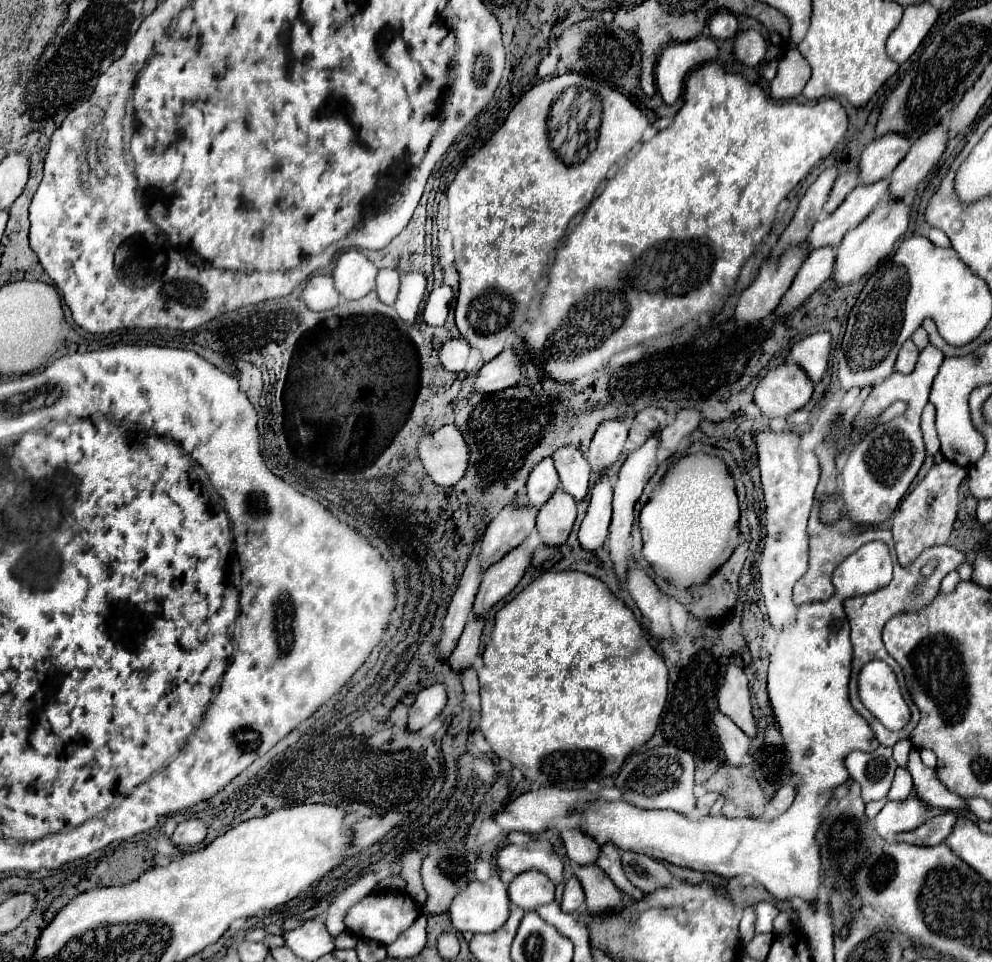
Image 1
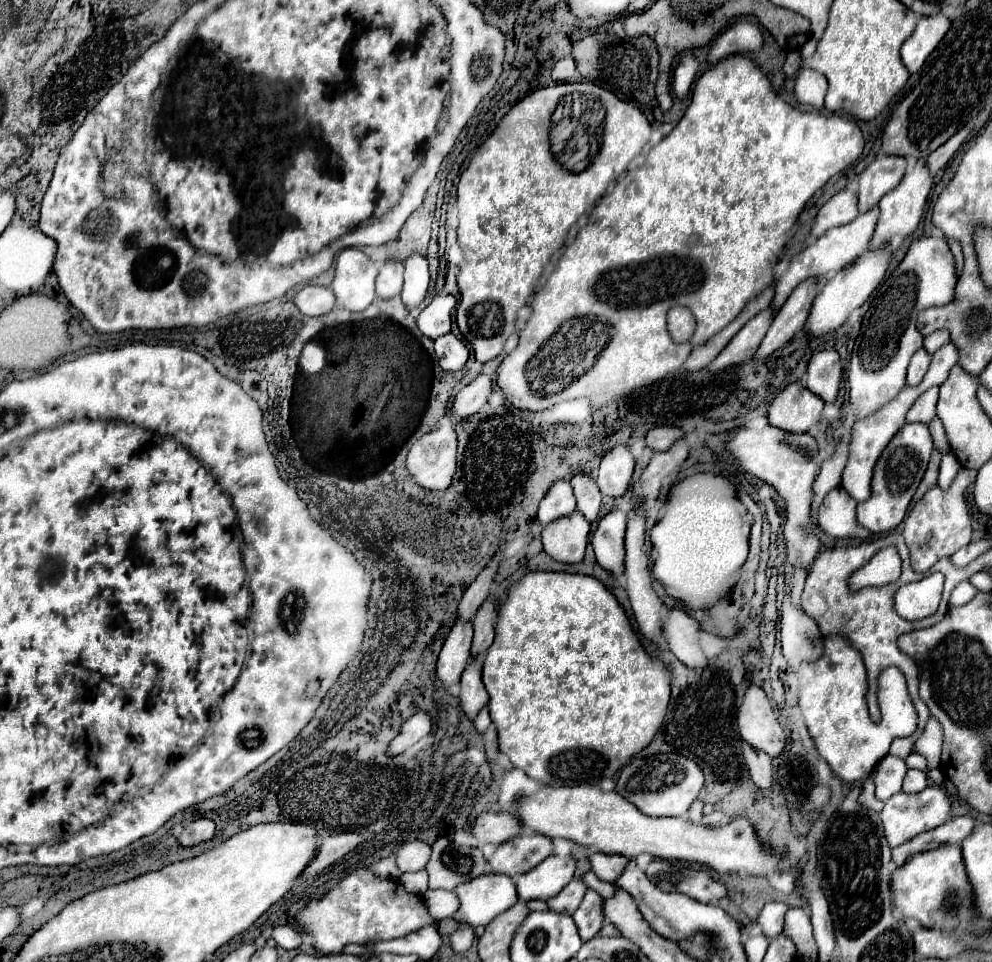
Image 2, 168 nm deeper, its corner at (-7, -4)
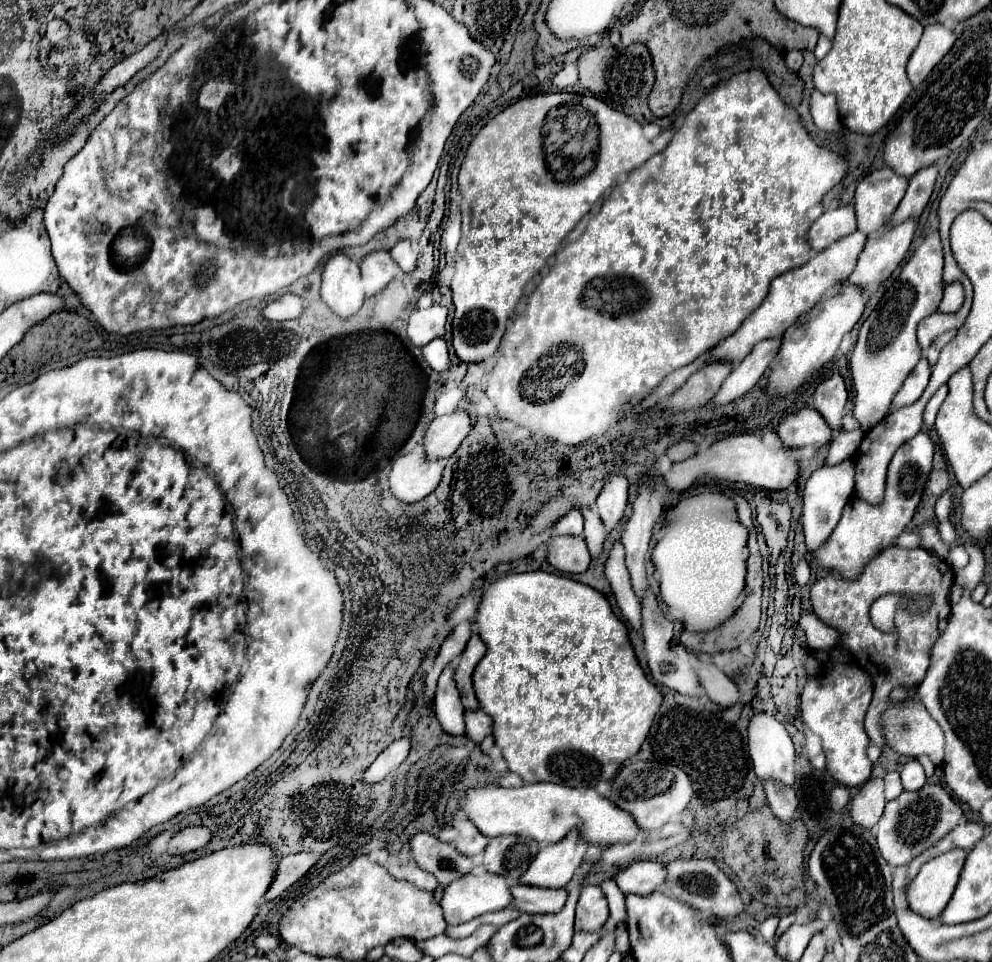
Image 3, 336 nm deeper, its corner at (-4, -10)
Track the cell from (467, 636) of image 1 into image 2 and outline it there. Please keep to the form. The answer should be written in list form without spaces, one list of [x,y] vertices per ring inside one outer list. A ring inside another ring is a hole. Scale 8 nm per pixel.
[[[477,657],[469,661],[467,669],[461,677],[461,693],[459,693],[459,707],[467,715],[467,719],[475,719],[479,711],[489,703],[489,695],[485,691],[485,685],[481,681],[481,667],[483,659]]]

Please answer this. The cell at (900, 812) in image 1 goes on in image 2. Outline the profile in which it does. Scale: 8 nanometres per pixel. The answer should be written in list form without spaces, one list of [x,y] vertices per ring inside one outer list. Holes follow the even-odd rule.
[[[929,785],[919,793],[895,793],[883,807],[881,811],[881,821],[885,827],[885,837],[889,841],[889,847],[899,847],[919,833],[931,831],[939,825],[943,825],[951,817],[951,801],[949,795],[943,787],[939,785]]]

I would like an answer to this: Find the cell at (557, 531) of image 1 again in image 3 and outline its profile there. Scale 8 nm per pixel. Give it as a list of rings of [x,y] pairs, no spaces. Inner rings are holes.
[[[558,535],[552,537],[552,547],[546,559],[558,571],[582,573],[588,569],[590,553],[582,535]]]

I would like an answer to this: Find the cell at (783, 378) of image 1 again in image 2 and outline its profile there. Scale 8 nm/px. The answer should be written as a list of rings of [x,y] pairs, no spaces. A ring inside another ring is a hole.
[[[801,383],[785,387],[769,407],[769,423],[789,431],[789,433],[807,433],[813,425],[819,423],[823,401],[815,397]]]

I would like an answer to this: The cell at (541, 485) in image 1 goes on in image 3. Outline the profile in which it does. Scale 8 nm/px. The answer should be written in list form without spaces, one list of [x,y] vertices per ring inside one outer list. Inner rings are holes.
[[[570,509],[564,517],[560,517],[554,525],[554,531],[558,535],[582,535],[582,525],[584,525],[584,519],[580,515],[578,509]]]

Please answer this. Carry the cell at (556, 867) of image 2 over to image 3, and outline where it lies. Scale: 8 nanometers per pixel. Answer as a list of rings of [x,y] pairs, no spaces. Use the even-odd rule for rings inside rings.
[[[572,831],[560,843],[540,849],[528,871],[520,877],[520,883],[530,887],[548,887],[562,889],[570,883],[576,869],[582,865],[582,857],[588,849],[588,843]]]

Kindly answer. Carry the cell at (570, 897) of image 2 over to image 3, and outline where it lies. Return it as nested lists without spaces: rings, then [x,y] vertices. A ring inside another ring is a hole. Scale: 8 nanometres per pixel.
[[[516,883],[512,887],[512,897],[514,897],[512,905],[522,913],[558,913],[568,899],[568,891],[540,889]]]

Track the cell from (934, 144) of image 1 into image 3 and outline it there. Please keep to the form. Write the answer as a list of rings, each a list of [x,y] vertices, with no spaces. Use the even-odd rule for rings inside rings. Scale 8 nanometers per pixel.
[[[908,219],[908,223],[900,223],[900,227],[888,227],[888,223],[886,223],[880,231],[874,231],[872,235],[868,235],[866,247],[860,253],[858,265],[848,281],[852,285],[862,287],[866,293],[872,293],[876,287],[880,287],[894,273],[894,269],[902,263],[902,259],[906,257],[910,243],[912,243],[912,235],[916,231],[916,223],[918,223],[916,219]]]

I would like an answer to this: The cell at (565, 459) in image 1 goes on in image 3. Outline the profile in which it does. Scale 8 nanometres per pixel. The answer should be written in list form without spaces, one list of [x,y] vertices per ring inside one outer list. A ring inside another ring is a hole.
[[[580,507],[580,513],[584,515],[584,539],[588,543],[588,549],[590,549],[590,555],[596,557],[602,549],[602,543],[604,543],[604,523],[600,519],[600,515],[590,509],[590,507]]]

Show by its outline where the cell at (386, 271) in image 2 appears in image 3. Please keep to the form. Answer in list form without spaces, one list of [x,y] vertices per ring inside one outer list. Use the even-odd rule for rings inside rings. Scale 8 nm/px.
[[[376,251],[366,255],[360,267],[362,267],[364,293],[368,297],[380,293],[400,273],[400,267],[396,265],[396,261],[390,257],[388,251]]]

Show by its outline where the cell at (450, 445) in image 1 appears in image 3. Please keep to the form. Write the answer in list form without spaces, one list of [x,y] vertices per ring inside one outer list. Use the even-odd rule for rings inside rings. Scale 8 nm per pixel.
[[[412,451],[396,459],[390,471],[390,489],[404,503],[416,503],[428,497],[442,481],[444,461],[428,459],[424,451]]]

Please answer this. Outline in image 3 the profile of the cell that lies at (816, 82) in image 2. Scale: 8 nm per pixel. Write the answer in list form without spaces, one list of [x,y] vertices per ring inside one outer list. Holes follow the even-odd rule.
[[[812,91],[810,95],[810,113],[818,129],[822,131],[838,131],[840,129],[840,119],[836,111],[836,97],[832,93],[822,93]]]

